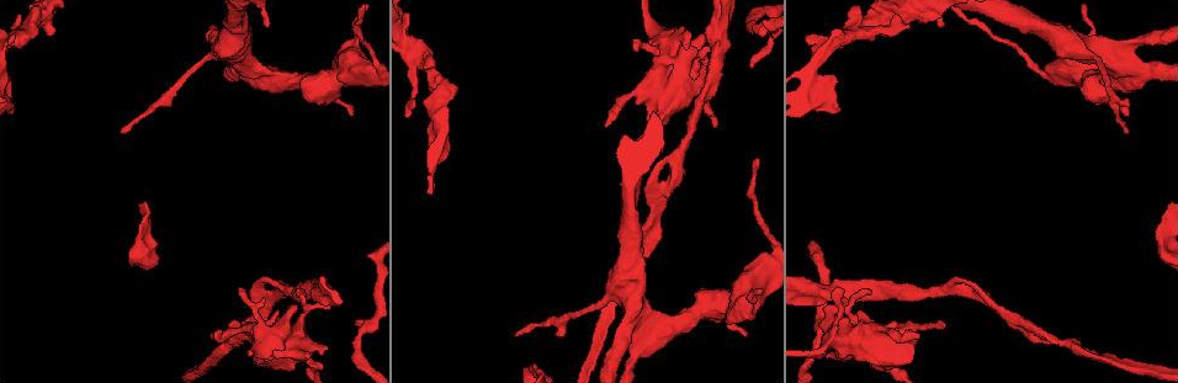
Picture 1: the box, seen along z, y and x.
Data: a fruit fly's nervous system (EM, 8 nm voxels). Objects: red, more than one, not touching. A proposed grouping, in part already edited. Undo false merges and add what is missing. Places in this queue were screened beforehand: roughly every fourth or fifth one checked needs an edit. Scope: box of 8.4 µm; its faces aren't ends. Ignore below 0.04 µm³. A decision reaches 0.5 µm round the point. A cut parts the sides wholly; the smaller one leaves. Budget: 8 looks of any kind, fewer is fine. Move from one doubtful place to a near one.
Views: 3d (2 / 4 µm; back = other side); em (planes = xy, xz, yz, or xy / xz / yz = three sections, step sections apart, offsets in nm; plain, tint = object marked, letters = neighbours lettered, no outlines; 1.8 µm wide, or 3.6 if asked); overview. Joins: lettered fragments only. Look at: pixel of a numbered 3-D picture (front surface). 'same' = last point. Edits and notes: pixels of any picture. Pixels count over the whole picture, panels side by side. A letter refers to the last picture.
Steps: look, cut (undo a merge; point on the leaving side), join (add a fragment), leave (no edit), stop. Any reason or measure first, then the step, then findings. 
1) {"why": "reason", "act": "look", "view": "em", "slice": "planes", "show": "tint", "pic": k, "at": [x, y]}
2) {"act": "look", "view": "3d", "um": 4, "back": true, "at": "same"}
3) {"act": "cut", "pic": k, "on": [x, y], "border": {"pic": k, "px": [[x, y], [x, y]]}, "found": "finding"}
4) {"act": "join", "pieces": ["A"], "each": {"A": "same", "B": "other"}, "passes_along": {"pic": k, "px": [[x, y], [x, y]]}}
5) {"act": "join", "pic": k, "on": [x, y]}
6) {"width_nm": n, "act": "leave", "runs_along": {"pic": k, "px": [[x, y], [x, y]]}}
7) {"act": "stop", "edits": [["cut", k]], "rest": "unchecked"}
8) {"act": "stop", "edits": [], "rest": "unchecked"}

{"why": "a narrow waist", "act": "look", "view": "3d", "um": 4, "pic": 1, "at": [430, 75]}

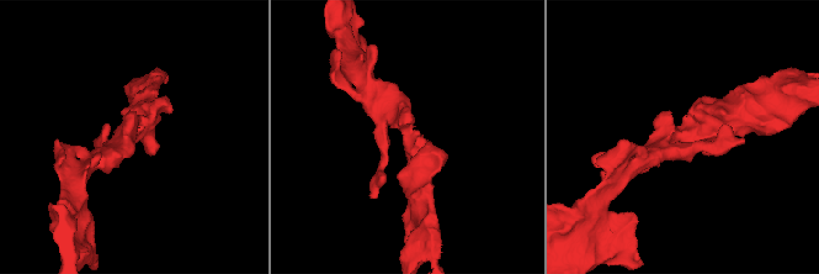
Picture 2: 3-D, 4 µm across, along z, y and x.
{"act": "look", "view": "em", "slice": "yz", "step": 4, "show": "tint", "pic": 2, "at": [407, 135]}

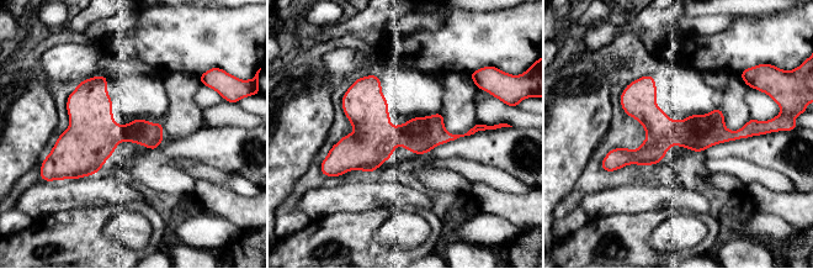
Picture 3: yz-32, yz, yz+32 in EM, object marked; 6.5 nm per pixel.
{"act": "look", "view": "em", "slice": "yz", "step": 4, "show": "letters", "at": "same"}

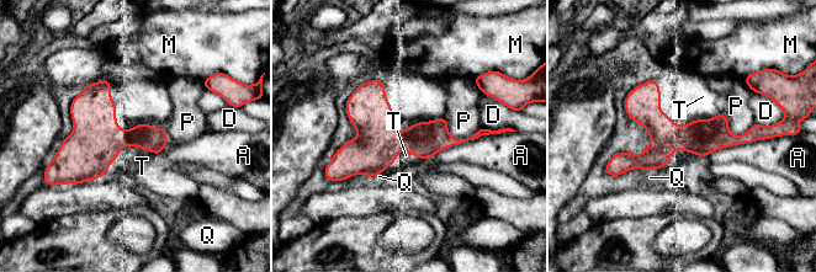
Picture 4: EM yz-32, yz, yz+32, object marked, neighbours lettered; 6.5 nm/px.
{"longest_contact_nm": ["T", 650], "act": "leave", "each": {"A": "other", "D": "other", "M": "other", "P": "other", "Q": "other", "T": "other"}, "border": {"pic": 4, "px": [[159, 155], [126, 145], [63, 185]]}, "found": "one neuron here"}

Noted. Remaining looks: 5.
{"why": "thick end", "act": "look", "view": "em", "slice": "yz", "step": 8, "show": "letters", "pic": 1, "at": [269, 26]}

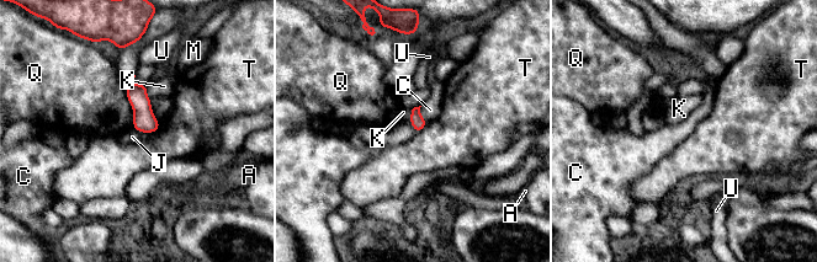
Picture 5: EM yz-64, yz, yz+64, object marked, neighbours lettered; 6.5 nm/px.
{"act": "leave", "each": {"A": "other", "C": "other", "J": "other", "K": "other", "M": "other", "Q": "other", "T": "other", "U": "other"}, "border": {"pic": 5, "px": [[420, 106], [420, 115], [428, 122]]}, "found": "no lettered fragment goes on from it"}

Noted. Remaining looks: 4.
{"act": "look", "view": "em", "slice": "yz", "step": 16, "show": "tint", "pic": 1, "at": [715, 51]}

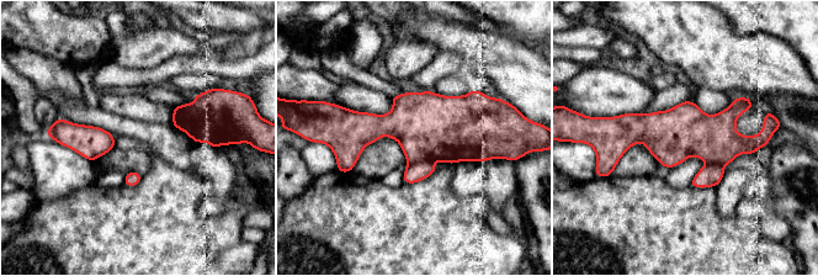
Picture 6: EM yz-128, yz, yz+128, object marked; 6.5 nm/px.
{"act": "look", "view": "em", "slice": "planes", "show": "letters", "at": "same"}

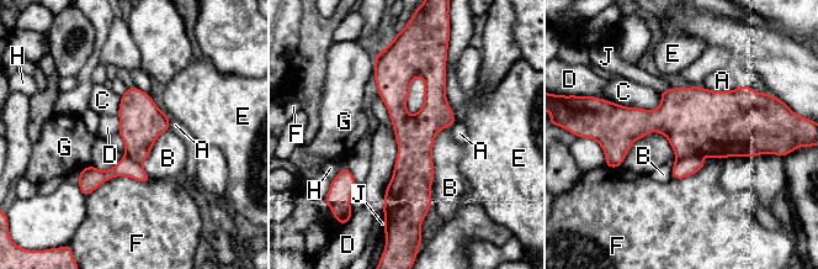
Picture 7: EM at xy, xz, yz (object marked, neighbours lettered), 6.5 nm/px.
{"act": "cut", "pic": 7, "on": [696, 121], "each": {"A": "other", "B": "other", "C": "other", "D": "other", "E": "other", "F": "other", "G": "other", "H": "other", "J": "other"}, "found": "two neurons meet here"}

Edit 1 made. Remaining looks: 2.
{"act": "stop", "edits": [["cut", 7]], "rest": "unchecked"}

